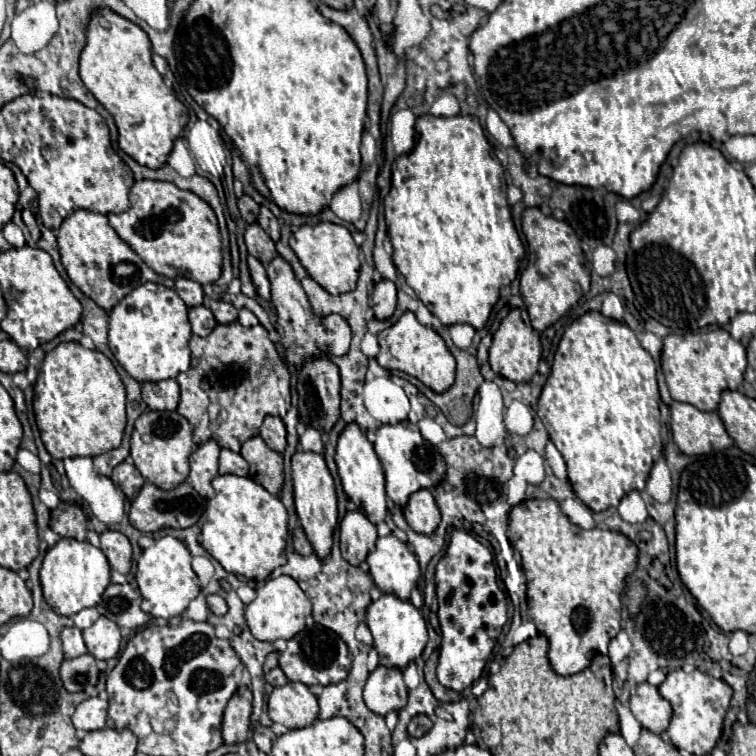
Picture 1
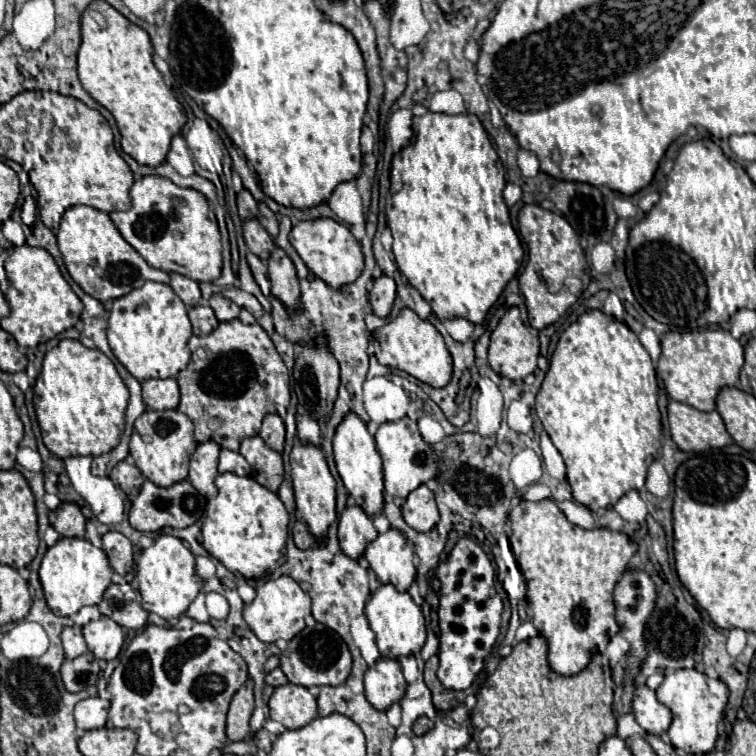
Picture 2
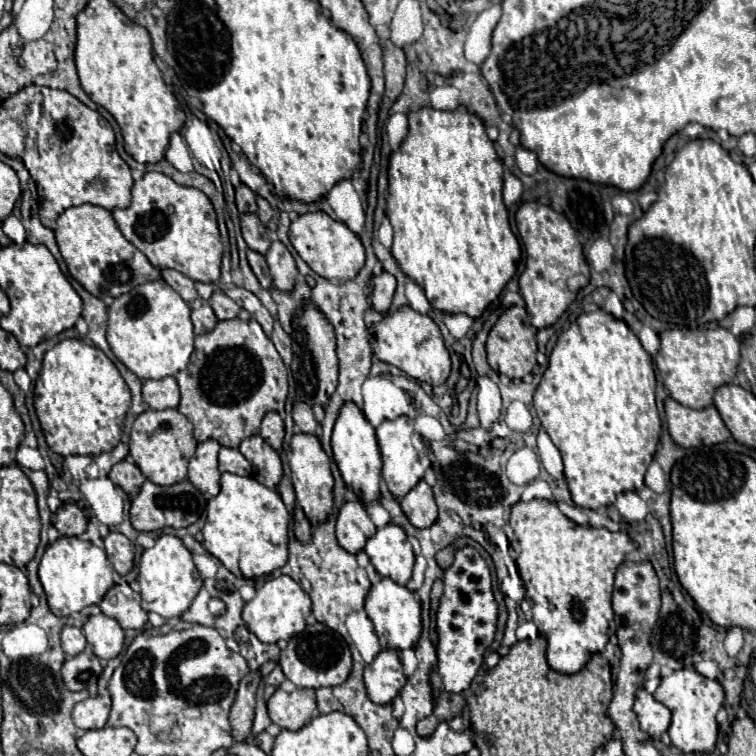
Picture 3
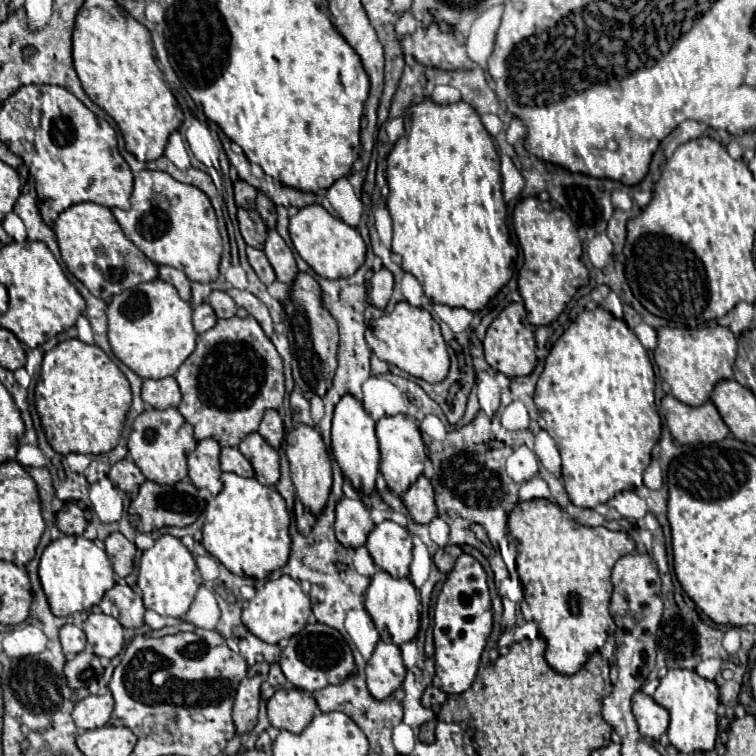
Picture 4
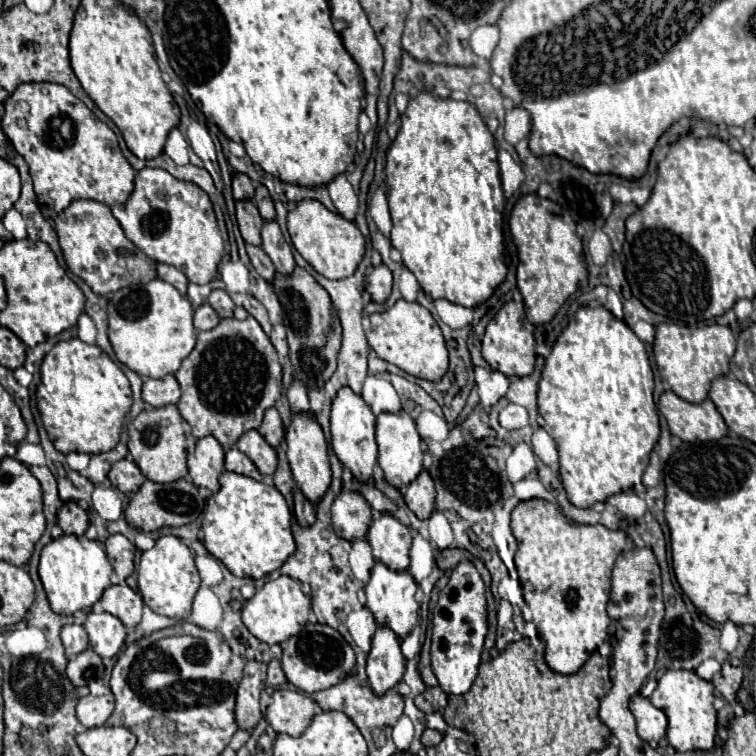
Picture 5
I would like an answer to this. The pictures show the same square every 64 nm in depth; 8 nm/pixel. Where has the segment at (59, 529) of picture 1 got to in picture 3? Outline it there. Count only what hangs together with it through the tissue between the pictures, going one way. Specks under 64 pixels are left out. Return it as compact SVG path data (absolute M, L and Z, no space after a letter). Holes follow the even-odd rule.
M66 502L56 510L54 528L64 536L80 536L86 530L86 516L74 502Z

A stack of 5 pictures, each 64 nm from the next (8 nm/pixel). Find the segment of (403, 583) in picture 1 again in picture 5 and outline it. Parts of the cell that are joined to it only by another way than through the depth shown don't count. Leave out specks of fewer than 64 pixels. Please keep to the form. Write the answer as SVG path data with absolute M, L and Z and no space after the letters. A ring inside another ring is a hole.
M382 514L378 520L372 522L368 530L368 544L378 562L388 564L388 568L392 568L394 572L408 570L412 532L394 516Z

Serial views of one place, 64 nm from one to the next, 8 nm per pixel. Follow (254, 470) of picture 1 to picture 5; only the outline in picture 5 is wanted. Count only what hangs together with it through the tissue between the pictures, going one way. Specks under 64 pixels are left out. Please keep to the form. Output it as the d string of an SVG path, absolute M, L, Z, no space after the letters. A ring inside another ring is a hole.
M246 432L238 442L236 442L236 448L240 452L244 452L254 464L256 468L260 470L262 476L274 476L276 472L276 466L278 466L278 456L276 456L276 450L256 432Z

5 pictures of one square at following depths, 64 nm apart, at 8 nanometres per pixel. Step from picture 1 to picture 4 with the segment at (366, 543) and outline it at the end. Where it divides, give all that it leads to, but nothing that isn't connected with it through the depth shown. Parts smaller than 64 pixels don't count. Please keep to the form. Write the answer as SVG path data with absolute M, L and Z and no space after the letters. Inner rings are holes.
M342 498L336 506L336 538L346 548L358 548L366 544L374 522L370 520L368 508L360 500Z

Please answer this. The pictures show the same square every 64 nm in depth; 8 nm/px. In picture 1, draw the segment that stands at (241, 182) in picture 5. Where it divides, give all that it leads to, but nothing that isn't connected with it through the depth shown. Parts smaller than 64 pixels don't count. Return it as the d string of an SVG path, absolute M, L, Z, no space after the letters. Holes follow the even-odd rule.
M244 194L244 196L238 200L238 208L240 208L240 214L242 214L242 218L246 220L246 224L254 224L254 222L256 222L260 206L258 206L250 196Z

